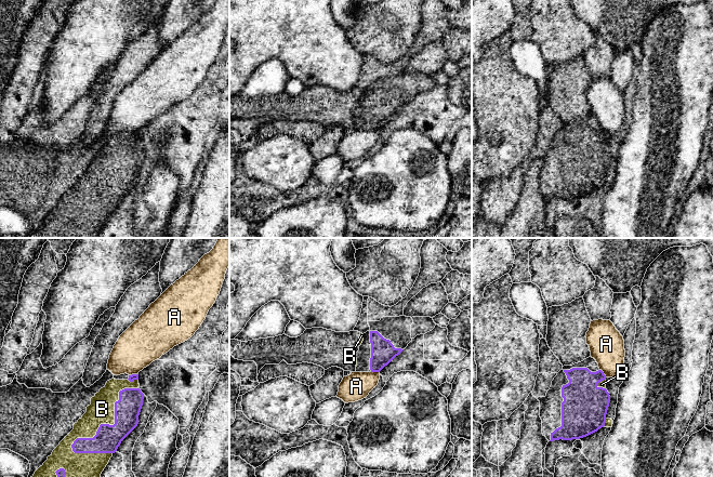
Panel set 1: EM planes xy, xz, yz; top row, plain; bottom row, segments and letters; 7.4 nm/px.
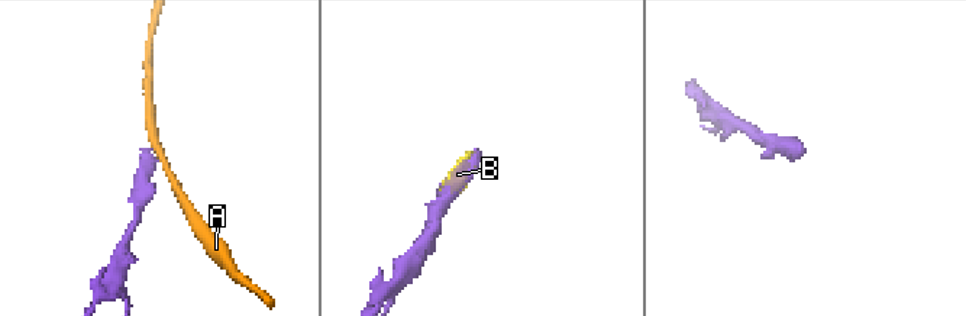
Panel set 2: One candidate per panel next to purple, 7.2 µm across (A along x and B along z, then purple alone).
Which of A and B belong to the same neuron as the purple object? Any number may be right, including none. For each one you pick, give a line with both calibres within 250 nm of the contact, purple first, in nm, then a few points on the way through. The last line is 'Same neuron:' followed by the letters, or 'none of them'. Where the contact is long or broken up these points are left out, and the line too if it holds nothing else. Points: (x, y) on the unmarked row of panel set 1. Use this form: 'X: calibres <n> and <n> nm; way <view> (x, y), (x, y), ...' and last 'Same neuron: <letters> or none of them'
B: calibres 190 and 190 nm
Same neuron: B

